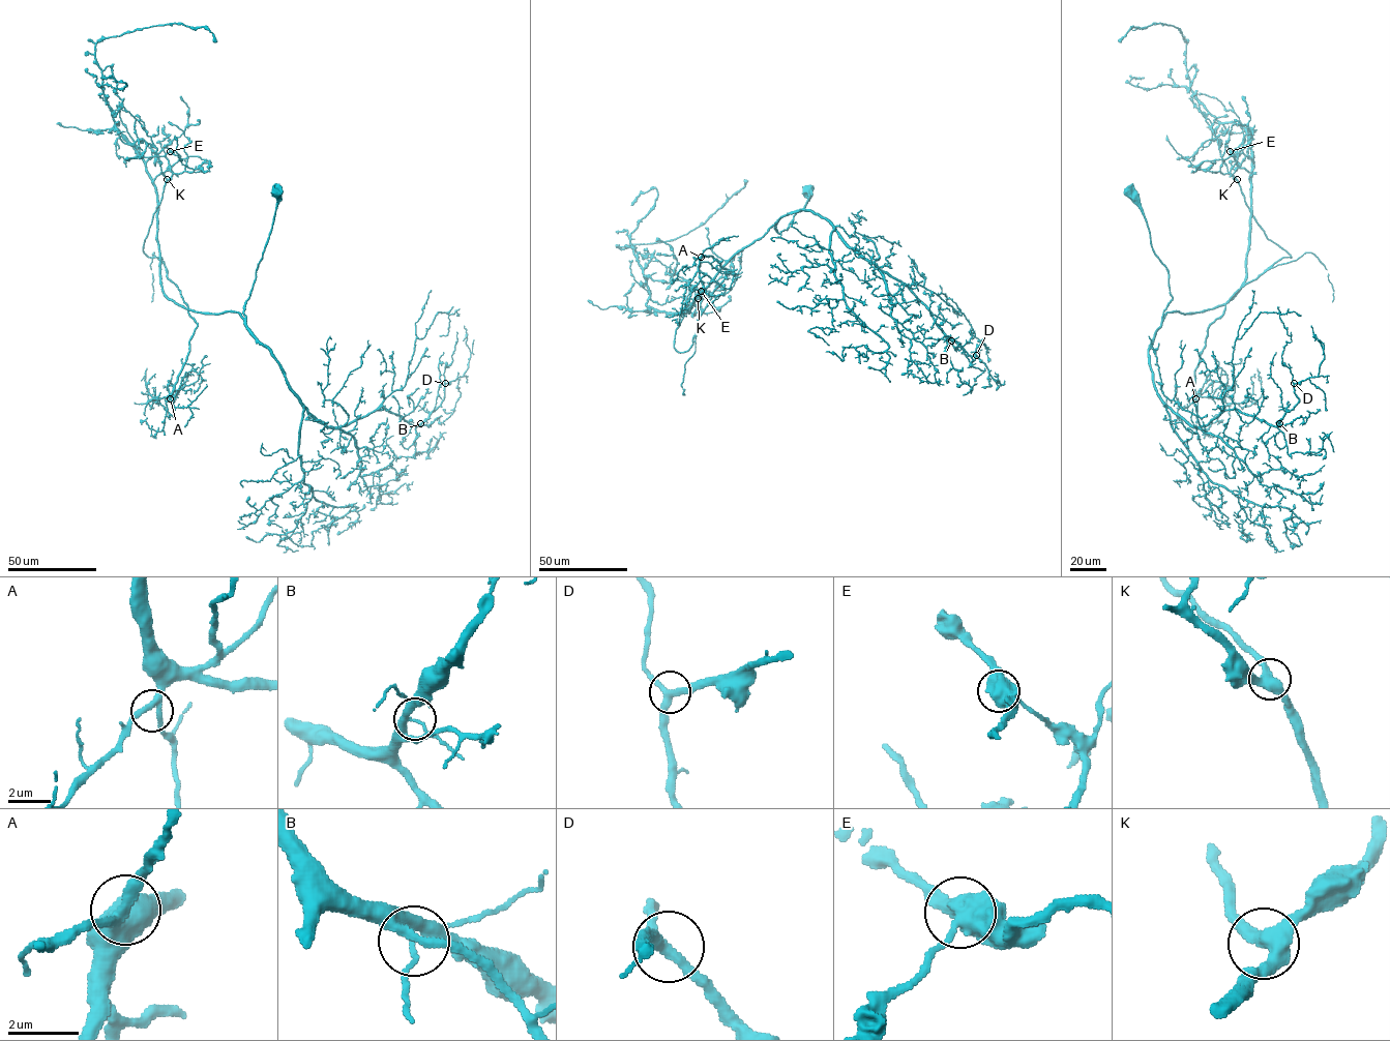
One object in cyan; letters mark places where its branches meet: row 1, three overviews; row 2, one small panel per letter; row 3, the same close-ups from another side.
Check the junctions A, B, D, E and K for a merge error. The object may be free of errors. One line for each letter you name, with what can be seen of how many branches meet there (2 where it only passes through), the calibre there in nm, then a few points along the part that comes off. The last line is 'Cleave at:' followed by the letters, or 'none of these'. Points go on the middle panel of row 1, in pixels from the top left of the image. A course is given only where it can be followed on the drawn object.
E: 3 branches meet; 480 nm thick; foreign part runs (701, 291), (676, 330), (678, 352), (728, 271), (703, 256), (703, 291), (723, 295), (713, 300)
Cleave at: E

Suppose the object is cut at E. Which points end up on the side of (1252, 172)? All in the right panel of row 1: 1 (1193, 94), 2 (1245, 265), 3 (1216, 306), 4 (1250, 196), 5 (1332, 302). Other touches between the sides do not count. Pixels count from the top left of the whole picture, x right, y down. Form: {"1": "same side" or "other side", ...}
{"1": "same side", "2": "same side", "3": "same side", "4": "same side", "5": "other side"}

